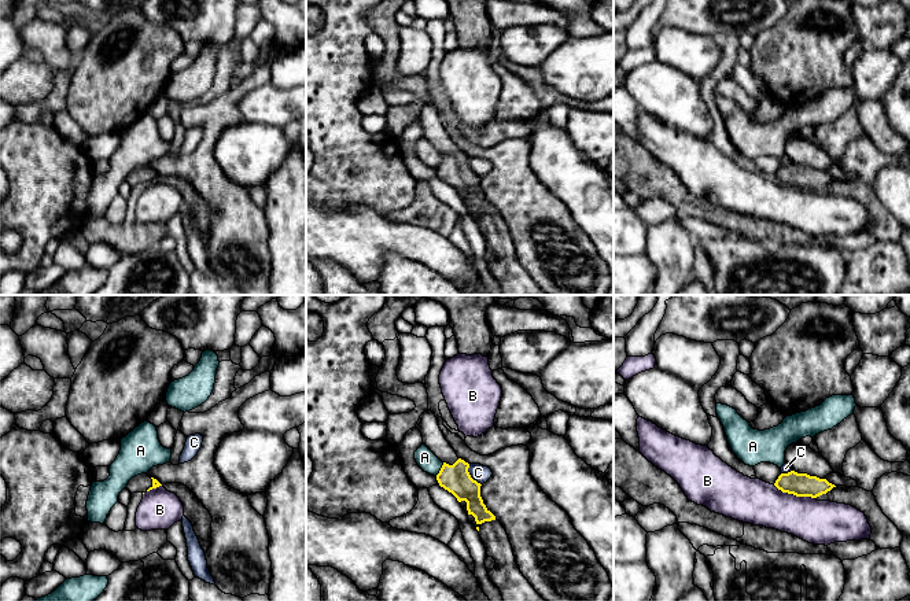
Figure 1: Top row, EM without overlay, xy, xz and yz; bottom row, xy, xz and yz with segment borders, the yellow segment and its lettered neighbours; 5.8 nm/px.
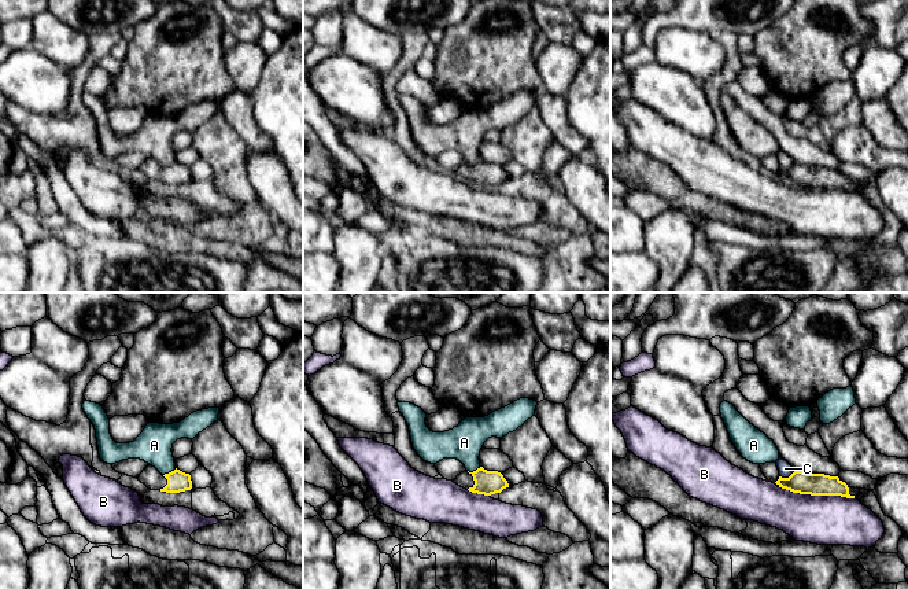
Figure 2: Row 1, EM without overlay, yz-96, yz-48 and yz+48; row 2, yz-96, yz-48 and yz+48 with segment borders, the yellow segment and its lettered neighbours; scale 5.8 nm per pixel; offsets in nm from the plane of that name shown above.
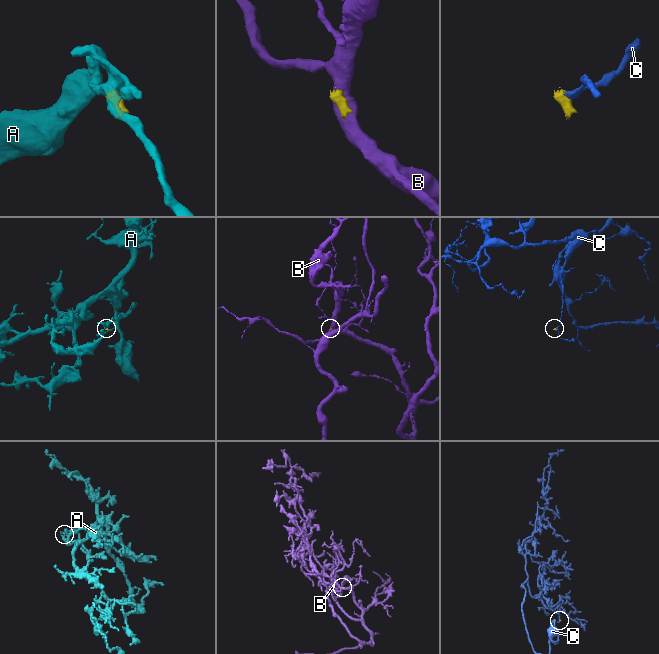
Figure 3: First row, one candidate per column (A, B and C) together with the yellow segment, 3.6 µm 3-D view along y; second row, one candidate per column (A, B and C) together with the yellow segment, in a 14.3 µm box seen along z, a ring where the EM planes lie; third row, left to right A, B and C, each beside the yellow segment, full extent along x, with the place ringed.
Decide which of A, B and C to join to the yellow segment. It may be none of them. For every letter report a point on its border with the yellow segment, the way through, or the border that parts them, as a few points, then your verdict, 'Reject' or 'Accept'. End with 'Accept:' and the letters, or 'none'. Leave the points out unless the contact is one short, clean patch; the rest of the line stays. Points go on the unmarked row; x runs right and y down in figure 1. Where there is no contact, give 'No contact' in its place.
A: Touches yellow at xz (441, 162). Boundary: xz (444, 155), (435, 168). Reject
B: Touches yellow at yz (794, 187). Reject
C: Touches yellow at xz (470, 169). Boundary: xz (468, 158), (468, 166), (481, 177). Reject
Accept: none

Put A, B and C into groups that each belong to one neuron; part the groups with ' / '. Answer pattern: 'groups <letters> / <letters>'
groups A / B / C

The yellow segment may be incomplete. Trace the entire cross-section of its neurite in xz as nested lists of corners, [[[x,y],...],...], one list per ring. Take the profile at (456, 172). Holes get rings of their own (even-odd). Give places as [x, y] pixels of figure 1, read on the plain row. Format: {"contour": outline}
{"contour": [[[431,103],[424,104],[415,121],[421,125],[423,137],[443,155],[436,167],[439,178],[452,185],[458,195],[465,193],[468,207],[472,207],[480,218],[479,228],[487,248],[495,252],[495,259],[489,269],[500,281],[504,295],[548,295],[517,261],[505,221],[483,196],[482,177],[471,170],[469,156],[458,151],[445,132],[435,107]]]}

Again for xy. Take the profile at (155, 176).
{"contour": [[[147,166],[132,170],[126,181],[133,185],[147,185],[152,181],[162,178],[156,172],[150,170]]]}

